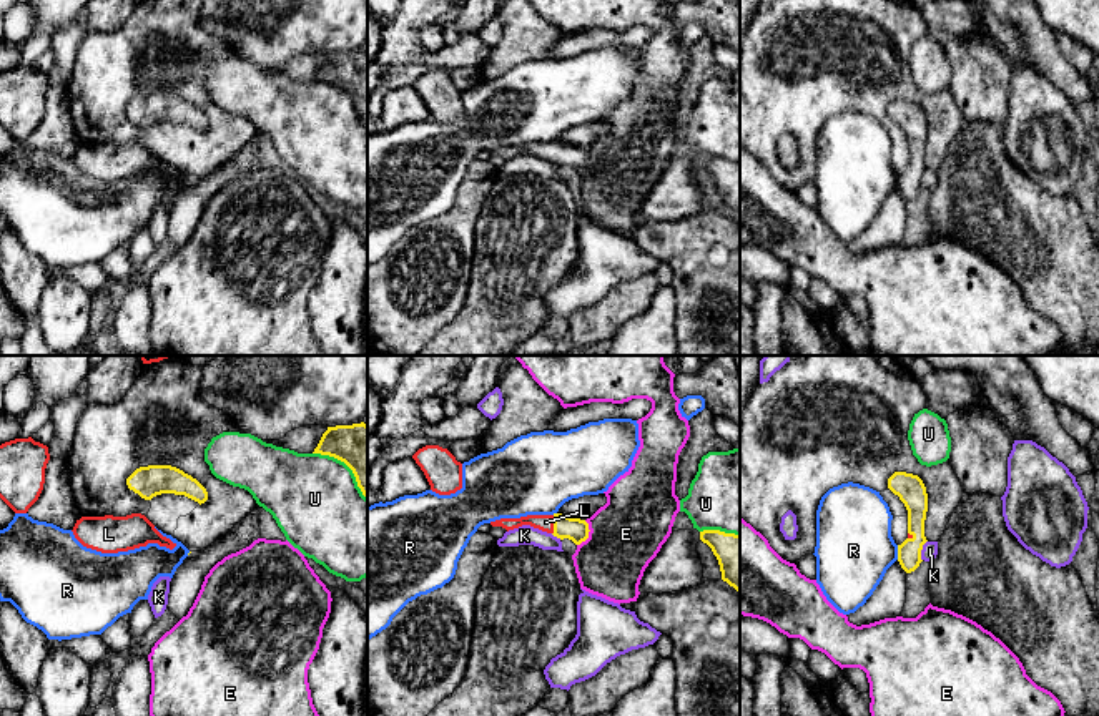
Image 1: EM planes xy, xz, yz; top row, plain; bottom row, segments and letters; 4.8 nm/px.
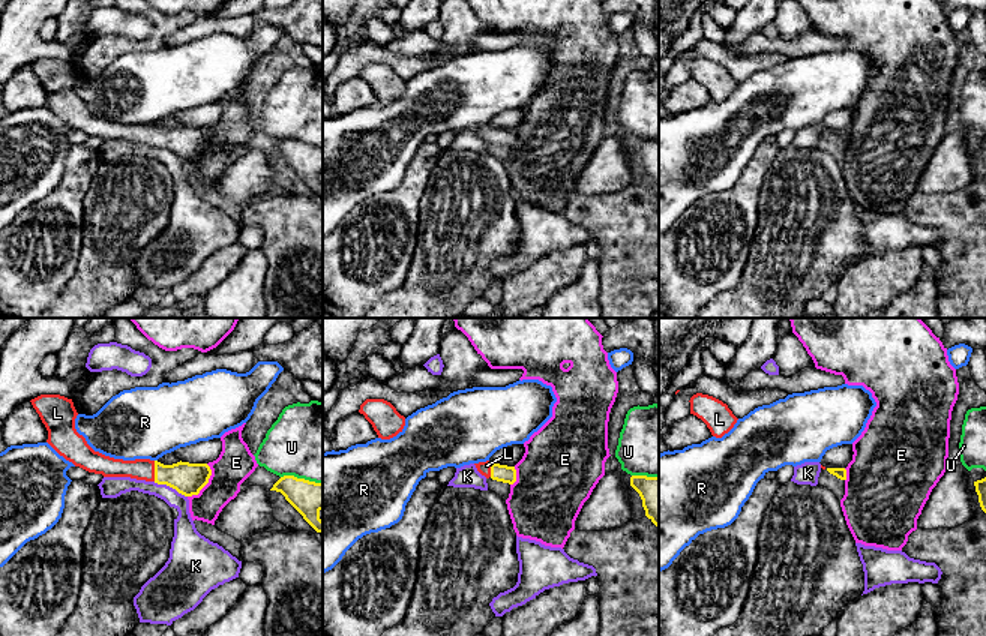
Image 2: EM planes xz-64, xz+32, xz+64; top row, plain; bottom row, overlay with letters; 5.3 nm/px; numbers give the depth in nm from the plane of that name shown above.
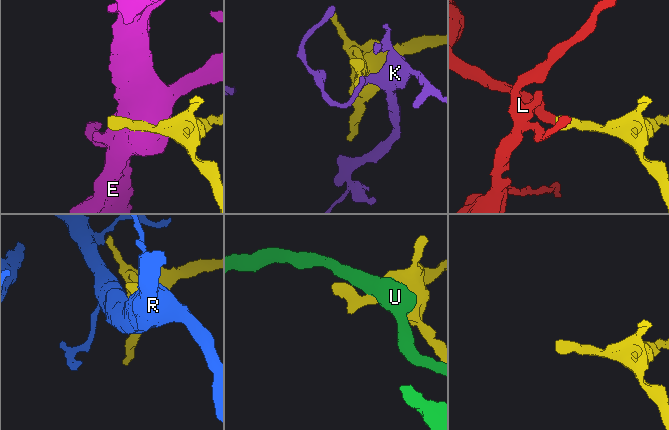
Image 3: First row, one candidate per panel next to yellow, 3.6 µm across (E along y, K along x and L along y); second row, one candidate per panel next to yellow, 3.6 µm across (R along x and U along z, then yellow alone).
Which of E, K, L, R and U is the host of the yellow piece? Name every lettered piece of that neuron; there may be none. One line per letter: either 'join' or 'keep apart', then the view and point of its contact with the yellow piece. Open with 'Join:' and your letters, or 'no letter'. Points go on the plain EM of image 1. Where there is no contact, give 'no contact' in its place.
Join: L
E: keep apart; contact xz (587, 161)
K: keep apart; contact yz (921, 176)
L: join; contact xz (554, 153)
R: keep apart; contact yz (898, 180)
U: keep apart; contact xy (346, 92)

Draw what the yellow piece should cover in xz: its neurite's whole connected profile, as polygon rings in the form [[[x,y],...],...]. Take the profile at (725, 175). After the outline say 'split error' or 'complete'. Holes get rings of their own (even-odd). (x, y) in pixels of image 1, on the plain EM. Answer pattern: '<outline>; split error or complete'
[[[703,158],[700,159],[700,168],[707,171],[717,184],[722,208],[740,221],[740,163]]]; complete

